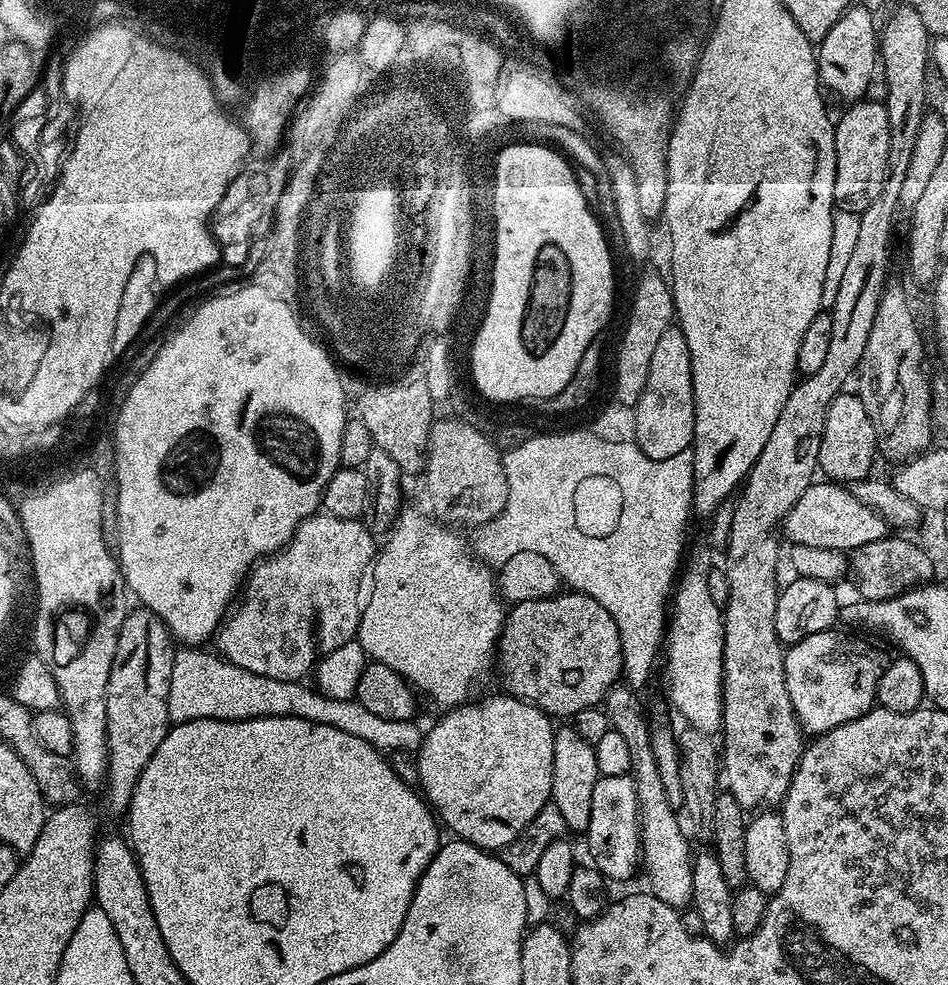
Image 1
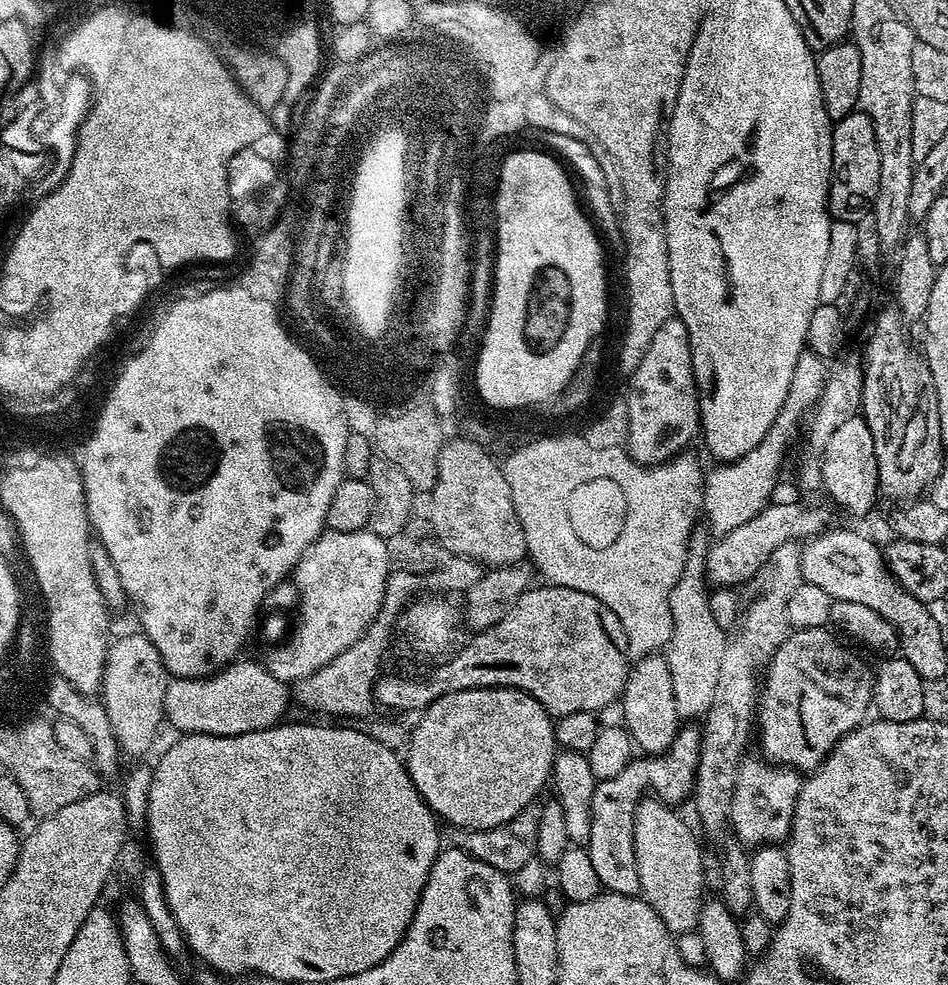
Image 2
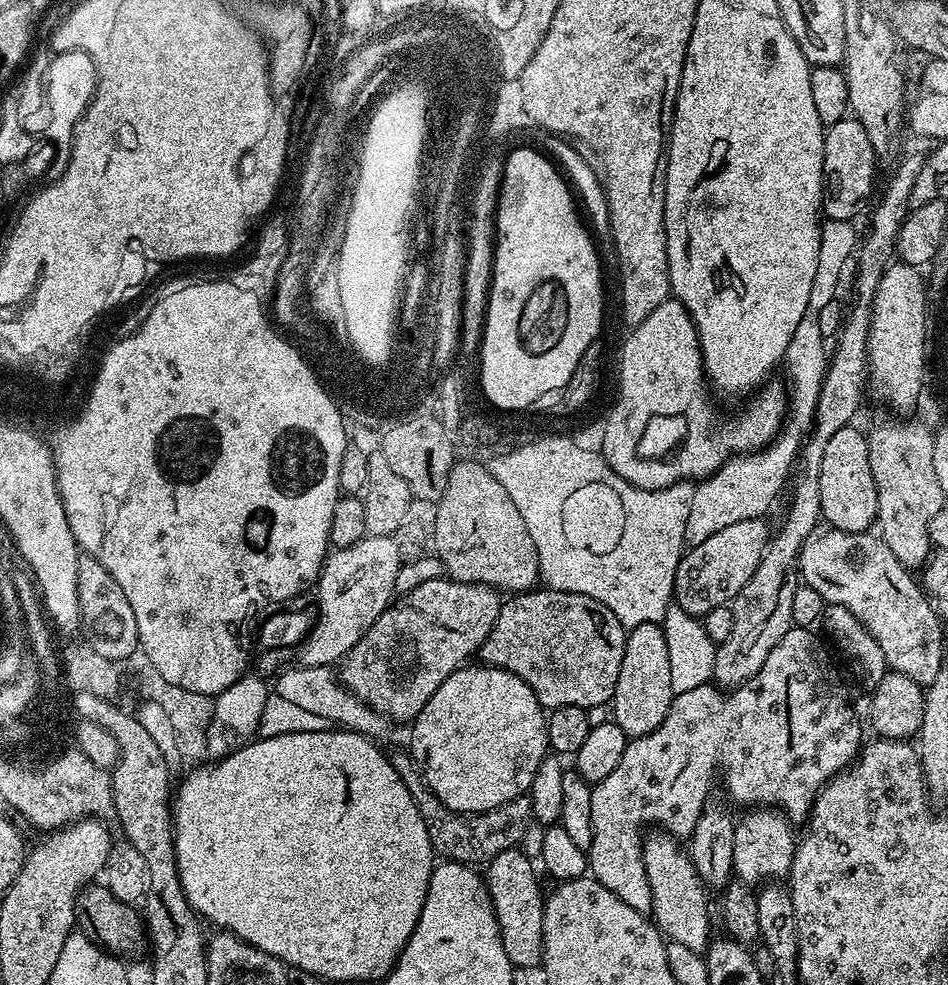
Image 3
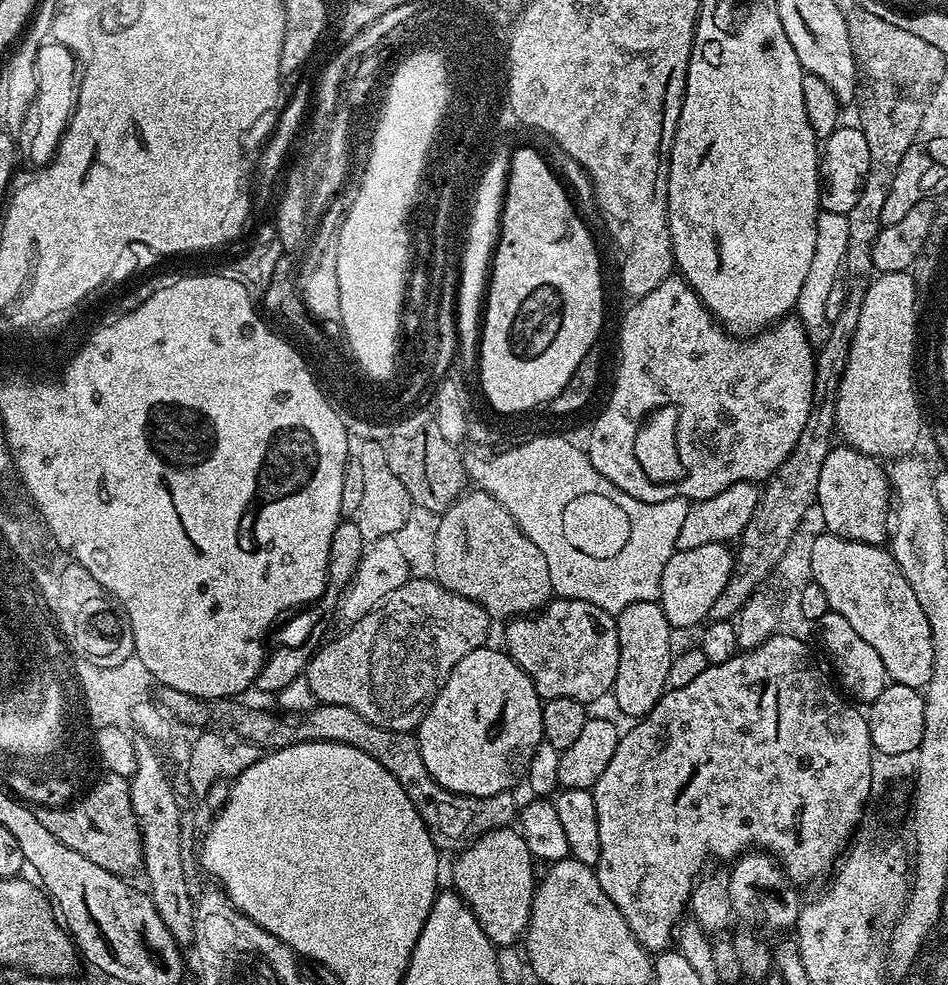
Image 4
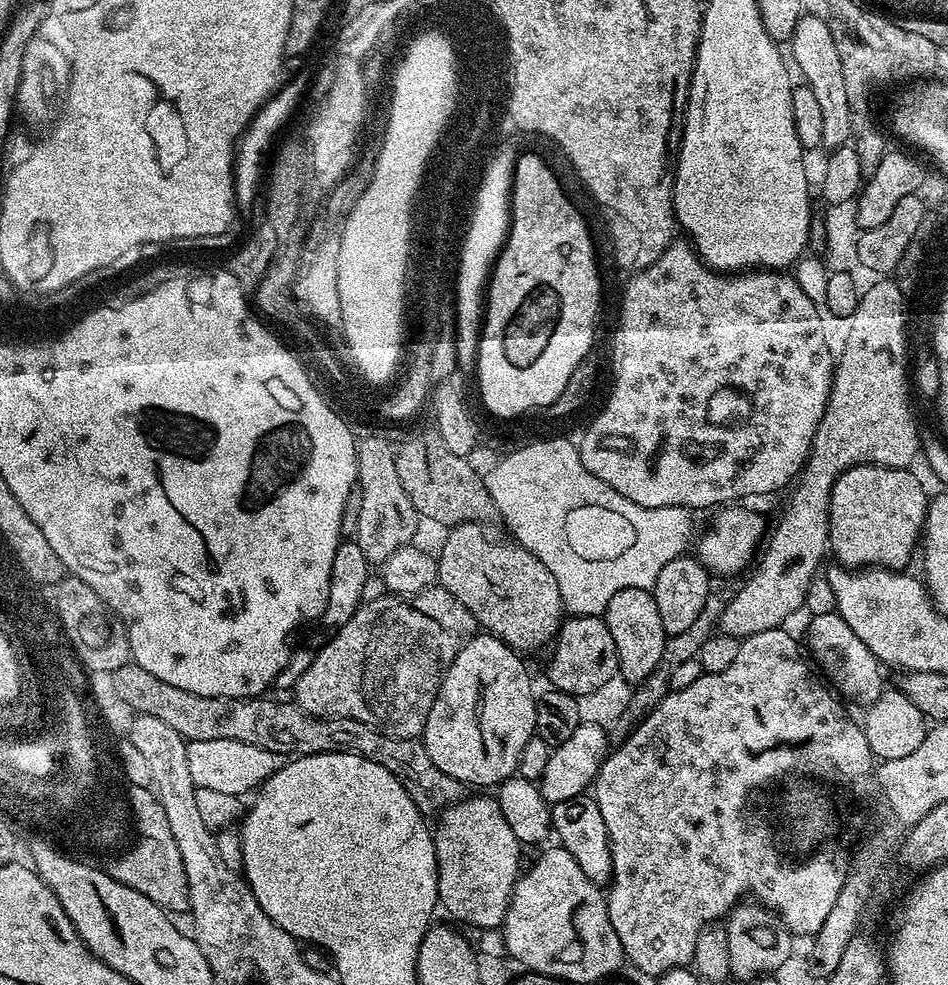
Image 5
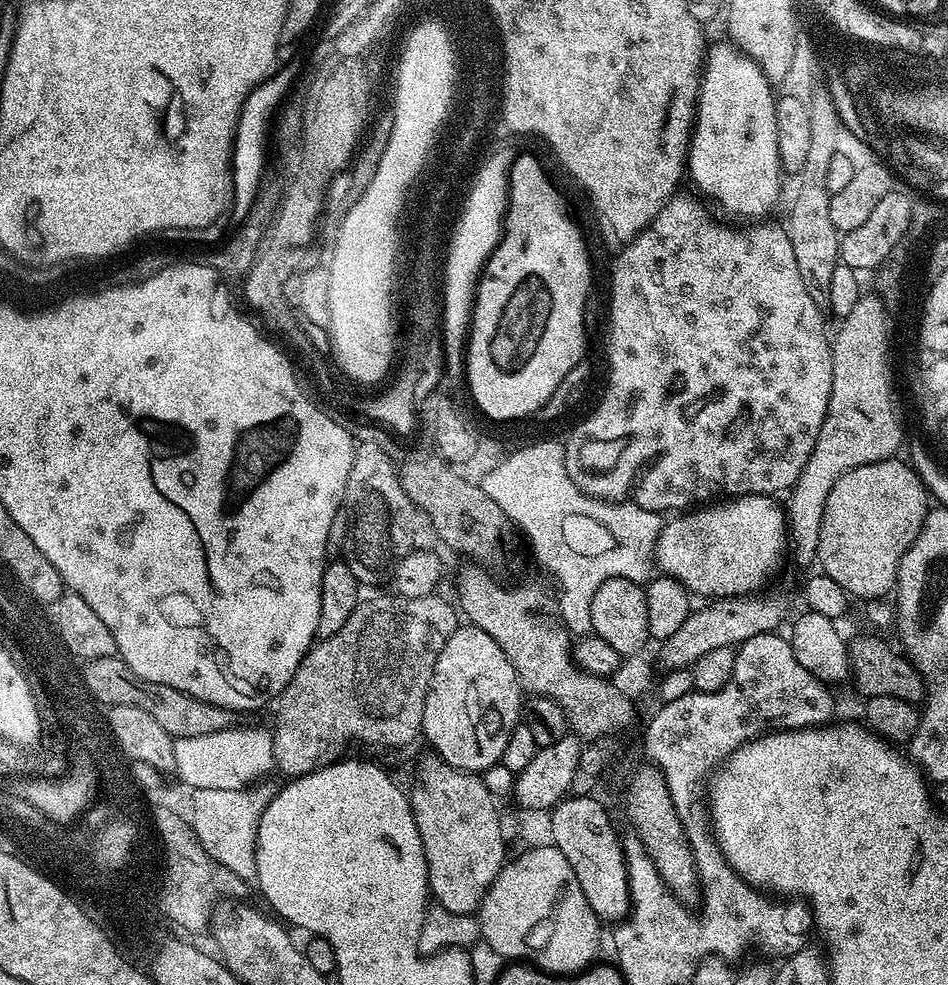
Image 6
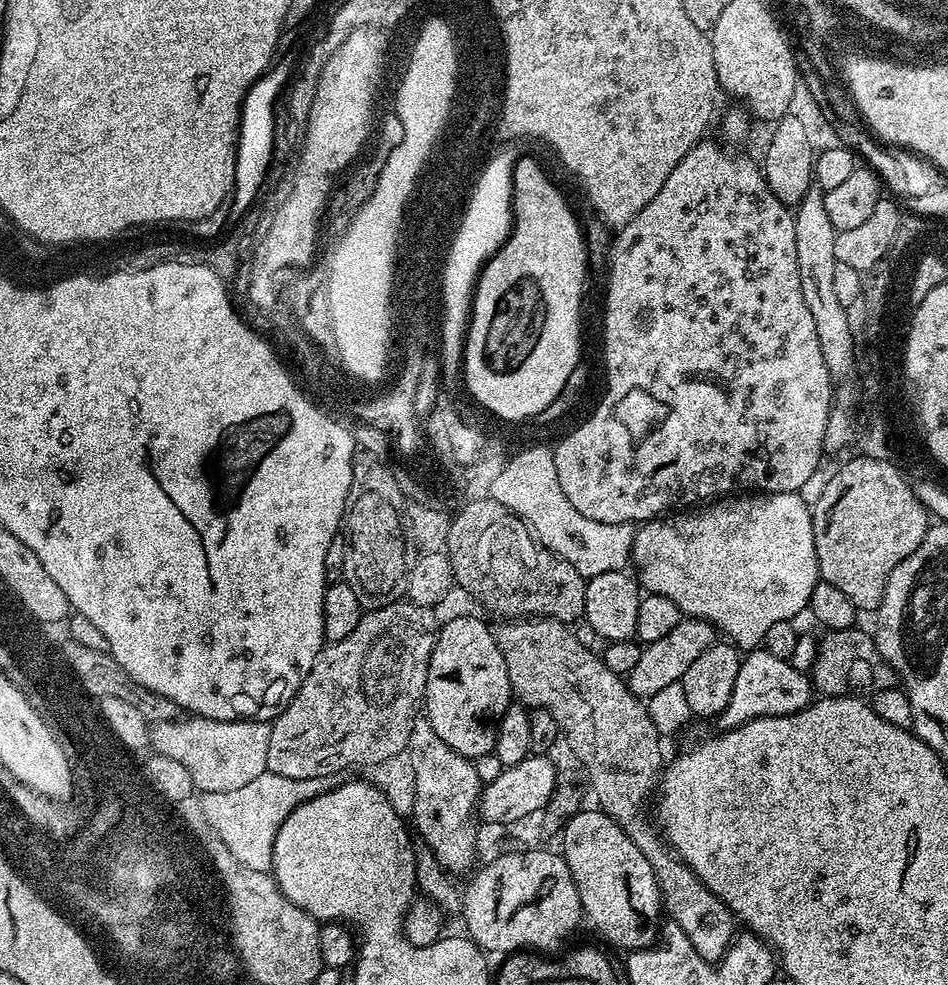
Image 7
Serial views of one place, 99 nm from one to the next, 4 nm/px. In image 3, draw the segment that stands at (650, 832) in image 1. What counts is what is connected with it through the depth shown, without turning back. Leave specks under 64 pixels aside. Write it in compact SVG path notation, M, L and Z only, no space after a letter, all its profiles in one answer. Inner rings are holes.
M648 834L644 837L644 869L652 895L651 919L665 941L678 943L703 954L708 951L708 941L713 935L712 924L708 921L709 893L681 841L668 834L656 835L660 836Z

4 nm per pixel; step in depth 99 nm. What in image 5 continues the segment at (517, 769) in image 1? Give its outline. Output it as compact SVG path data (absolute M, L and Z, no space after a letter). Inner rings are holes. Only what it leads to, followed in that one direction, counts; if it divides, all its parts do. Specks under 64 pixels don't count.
M477 634L469 638L460 647L456 657L448 663L422 733L426 754L430 754L434 766L438 766L442 774L450 774L450 778L459 780L465 786L471 784L499 786L516 772L522 746L536 731L534 726L536 696L534 691L532 692L532 680L520 660L523 660L521 653L504 644L497 636Z

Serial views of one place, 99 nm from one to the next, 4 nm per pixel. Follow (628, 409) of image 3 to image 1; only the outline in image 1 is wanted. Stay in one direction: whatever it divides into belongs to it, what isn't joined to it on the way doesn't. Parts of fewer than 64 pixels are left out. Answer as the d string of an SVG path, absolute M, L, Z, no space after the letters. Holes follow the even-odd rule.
M673 326L666 330L666 334L662 334L662 338L658 341L653 356L650 358L650 374L646 378L646 390L642 394L642 398L634 406L636 412L636 436L634 442L642 450L642 454L646 454L646 458L654 458L661 460L662 458L674 458L674 454L689 451L694 430L694 398L692 397L692 371L690 370L690 346L686 346L686 338L682 334L679 326Z

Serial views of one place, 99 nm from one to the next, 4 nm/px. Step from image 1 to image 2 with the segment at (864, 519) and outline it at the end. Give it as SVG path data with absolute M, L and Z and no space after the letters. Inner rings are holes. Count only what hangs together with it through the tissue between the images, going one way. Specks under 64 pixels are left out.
M800 502L776 503L769 503L767 508L754 514L750 522L742 522L742 526L730 530L730 534L719 537L711 545L704 572L709 585L722 588L732 588L737 586L736 584L747 585L752 576L758 574L762 562L766 562L766 558L770 558L770 554L774 554L778 546L782 546L786 541L800 542L811 539L820 535L829 525L827 512L818 506Z

